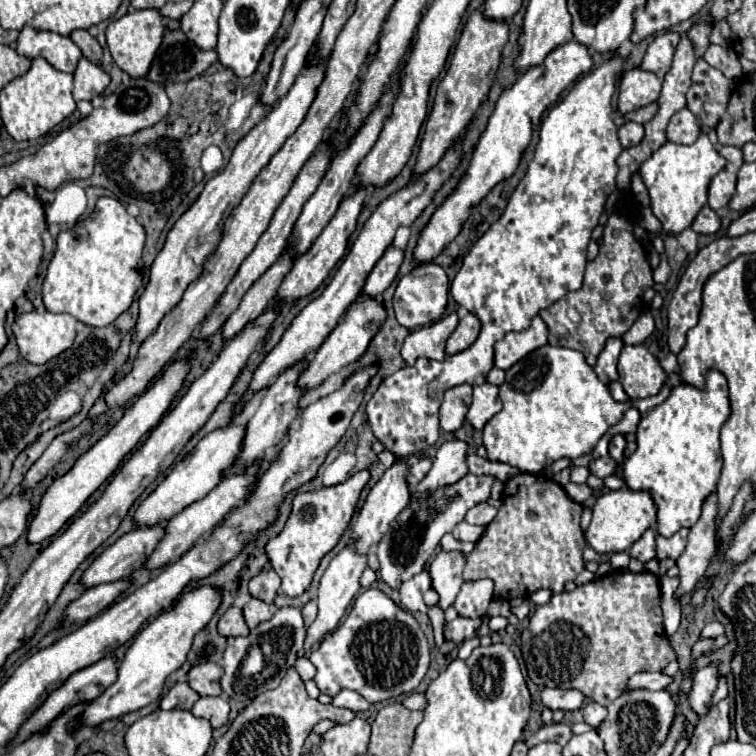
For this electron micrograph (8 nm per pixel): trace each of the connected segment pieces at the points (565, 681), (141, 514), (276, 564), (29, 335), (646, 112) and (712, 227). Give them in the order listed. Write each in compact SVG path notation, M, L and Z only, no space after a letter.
M629 570L609 572L571 592L555 594L547 604L535 608L521 634L521 654L529 678L539 688L579 690L587 698L609 706L627 690L627 682L633 674L643 670L663 670L671 660L675 660L675 652L663 628L659 598L659 578L647 570L641 574Z
M231 422L223 428L217 428L217 430L209 432L205 438L201 438L199 444L195 446L195 450L191 454L187 454L181 462L177 462L177 466L157 486L157 490L153 494L149 494L145 498L145 502L137 508L135 522L139 526L151 526L151 524L165 522L165 520L173 518L175 514L179 514L189 504L205 498L221 482L225 470L231 468L235 464L235 460L239 458L239 454L243 450L245 432L247 432L247 424Z
M361 470L337 486L319 488L313 492L301 492L293 498L293 510L285 528L281 530L279 536L271 538L265 546L269 562L281 578L283 594L301 596L309 588L313 572L317 570L321 558L339 542L341 534L349 526L349 520L357 508L359 494L367 484L367 480L369 480L369 472Z
M27 312L17 316L13 334L21 356L31 364L45 364L69 350L75 340L77 320L69 314Z
M653 102L653 104L647 104L645 108L639 108L639 110L629 112L625 118L627 118L627 120L633 120L633 122L641 122L641 124L645 124L645 122L649 122L649 120L657 114L657 108L659 108L659 104Z
M701 208L701 212L697 214L693 226L691 226L697 234L715 234L721 228L721 218L709 208Z

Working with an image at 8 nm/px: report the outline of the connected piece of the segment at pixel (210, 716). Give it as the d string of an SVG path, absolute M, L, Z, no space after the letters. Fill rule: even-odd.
M217 696L217 698L199 698L193 706L193 716L197 718L205 718L211 722L213 728L221 728L223 724L227 724L229 720L229 704L225 698Z

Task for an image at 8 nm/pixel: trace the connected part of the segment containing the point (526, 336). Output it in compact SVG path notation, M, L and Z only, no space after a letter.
M535 316L531 326L521 332L507 332L503 340L495 342L495 360L493 366L501 370L509 370L515 362L519 362L529 352L547 344L547 326L545 322Z

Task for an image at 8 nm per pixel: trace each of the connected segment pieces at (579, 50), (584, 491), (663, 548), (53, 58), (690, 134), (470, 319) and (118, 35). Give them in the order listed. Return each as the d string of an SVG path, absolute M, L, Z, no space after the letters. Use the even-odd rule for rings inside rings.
M571 40L571 42L557 46L553 52L549 52L549 56L545 58L543 64L529 68L525 74L521 74L517 78L517 82L511 88L507 88L501 94L501 98L489 118L489 124L475 146L469 170L465 172L461 184L449 196L449 200L441 208L437 208L437 212L431 216L429 224L423 228L417 248L415 248L417 260L431 262L437 256L437 252L441 252L441 248L445 248L445 244L449 244L449 240L453 240L457 236L457 232L461 230L461 224L465 222L465 216L469 216L469 208L473 208L473 204L477 204L477 200L481 200L497 182L509 178L517 170L521 154L529 146L533 128L539 126L543 112L553 102L557 102L559 94L567 86L571 86L577 78L585 76L591 70L591 66L593 66L593 60L591 60L587 48L583 44Z
M569 482L569 484L565 486L565 492L567 492L573 500L577 500L579 504L583 504L587 498L593 496L593 488L589 488L587 484L573 484L573 482Z
M681 528L677 534L673 534L671 538L663 538L657 534L657 560L665 560L665 558L673 558L677 560L687 544L687 528Z
M23 28L19 32L17 54L27 56L29 60L45 58L55 70L73 74L77 68L77 62L81 58L81 50L73 44L69 36L53 34L53 32L37 32L33 28Z
M683 108L681 112L677 112L669 126L667 126L667 140L675 142L675 144L693 144L693 140L697 140L699 136L699 124L697 118Z
M471 312L463 314L463 318L459 320L459 326L455 328L455 332L453 332L453 334L449 336L449 340L447 340L445 352L447 352L447 354L457 354L457 352L469 348L469 346L477 340L479 330L481 330L479 318L477 318L475 314L471 314Z
M129 10L123 18L113 20L107 26L105 34L107 34L107 46L111 50L115 64L131 78L141 78L151 68L155 52L161 46L163 32L165 32L165 28L161 22L161 14L157 10Z

